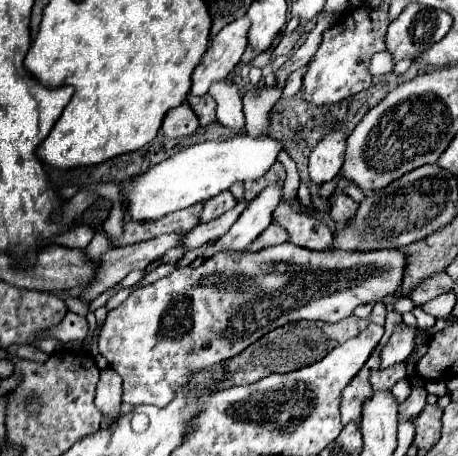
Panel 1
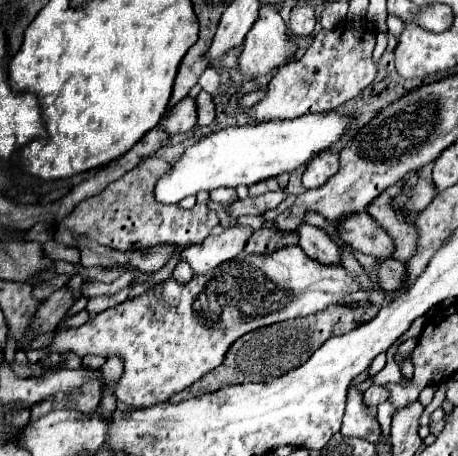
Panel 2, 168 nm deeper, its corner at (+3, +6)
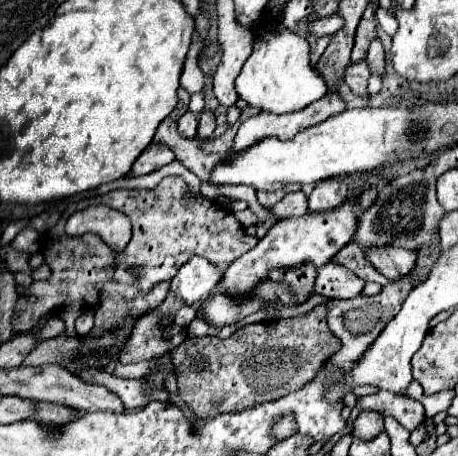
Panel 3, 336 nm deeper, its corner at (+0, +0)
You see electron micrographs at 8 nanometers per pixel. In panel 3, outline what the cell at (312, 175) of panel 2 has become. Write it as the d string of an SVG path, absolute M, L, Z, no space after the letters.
M326 178L326 182L318 182L308 196L308 210L310 212L322 212L336 208L346 200L346 182L342 178Z

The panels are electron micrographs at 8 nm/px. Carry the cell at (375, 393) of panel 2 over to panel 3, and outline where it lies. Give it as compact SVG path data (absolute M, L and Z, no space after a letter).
M362 410L354 422L352 436L358 436L362 440L372 440L384 430L384 416L376 410Z

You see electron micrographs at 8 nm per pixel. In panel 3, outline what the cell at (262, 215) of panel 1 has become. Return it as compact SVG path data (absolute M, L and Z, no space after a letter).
M196 256L196 258L190 258L178 270L176 278L172 278L170 282L170 288L182 302L190 306L198 306L202 298L216 292L222 276L224 276L224 268L212 266L212 262L208 262L206 258Z

